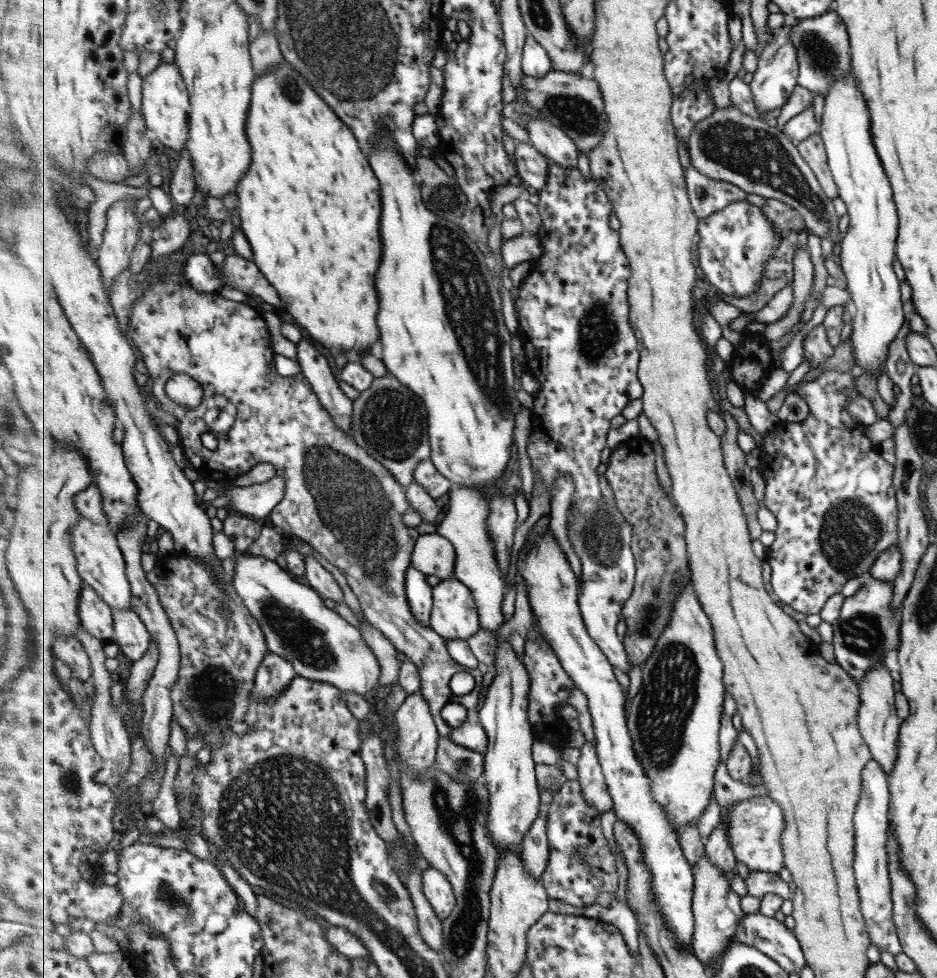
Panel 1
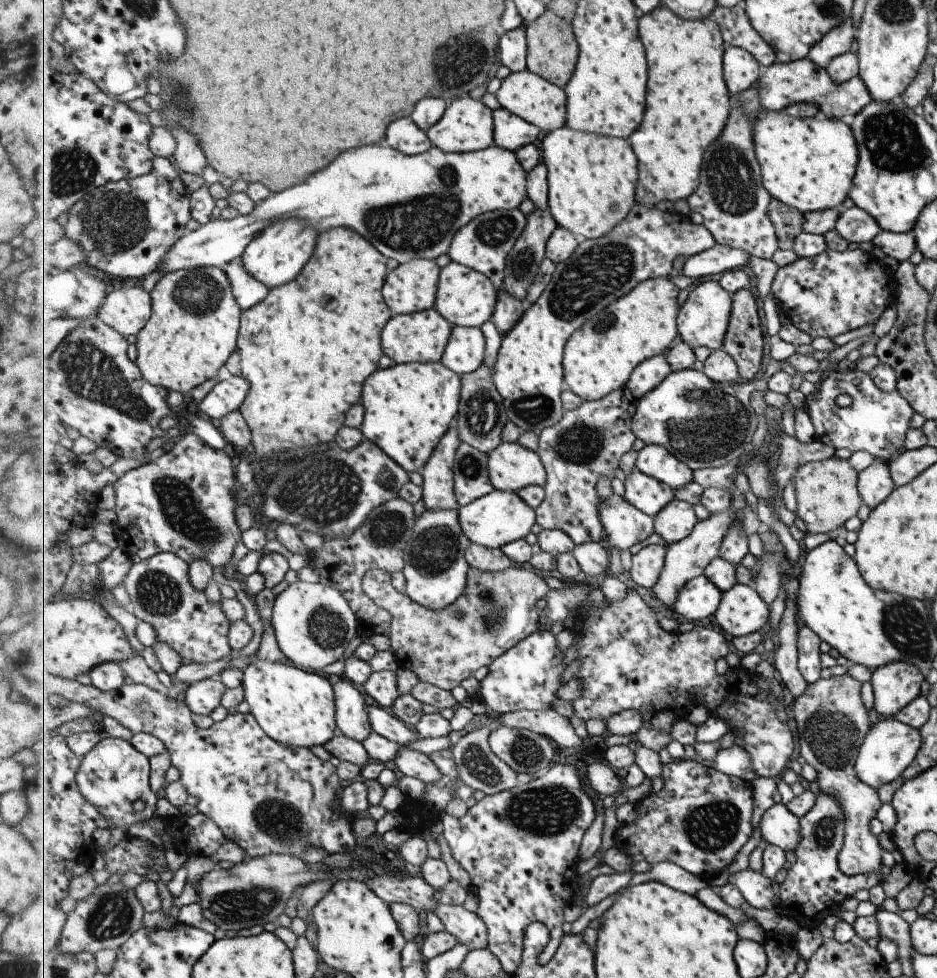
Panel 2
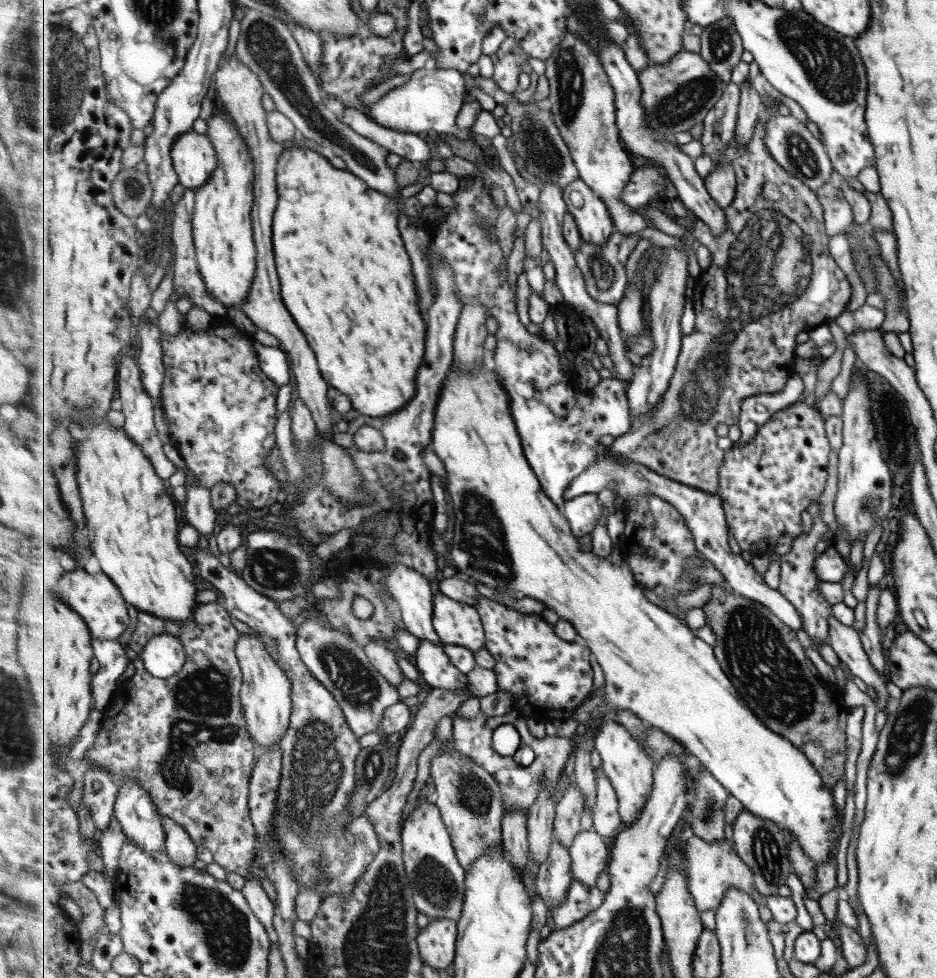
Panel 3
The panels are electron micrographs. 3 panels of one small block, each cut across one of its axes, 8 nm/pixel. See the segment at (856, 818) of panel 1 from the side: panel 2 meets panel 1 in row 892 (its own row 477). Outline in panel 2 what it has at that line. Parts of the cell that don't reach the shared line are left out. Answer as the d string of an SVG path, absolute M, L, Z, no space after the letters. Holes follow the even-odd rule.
M874 460L871 465L857 473L856 489L863 504L870 509L885 500L894 489L888 466L884 461Z

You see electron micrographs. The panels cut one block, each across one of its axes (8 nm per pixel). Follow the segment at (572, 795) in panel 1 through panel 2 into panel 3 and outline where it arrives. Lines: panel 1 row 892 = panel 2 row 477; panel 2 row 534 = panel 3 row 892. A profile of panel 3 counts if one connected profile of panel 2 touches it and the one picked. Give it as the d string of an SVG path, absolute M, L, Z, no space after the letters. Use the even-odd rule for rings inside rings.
M580 880L572 882L568 899L557 909L551 911L553 925L557 928L569 928L580 920L587 919L604 904L606 893L594 886L585 886Z

